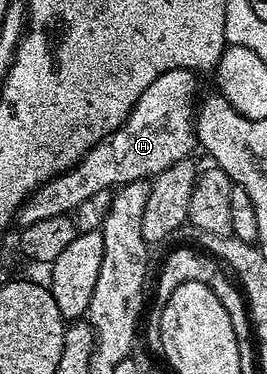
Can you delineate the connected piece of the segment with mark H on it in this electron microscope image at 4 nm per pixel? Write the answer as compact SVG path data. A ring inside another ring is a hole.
M171 69L158 75L158 79L154 79L154 83L150 83L150 87L146 87L146 91L142 91L138 103L119 127L105 135L79 163L67 169L65 173L59 173L57 177L52 177L29 195L27 201L20 206L19 224L25 226L30 223L38 223L38 219L51 219L53 215L71 214L83 201L90 199L90 195L95 195L97 191L115 190L126 183L155 179L162 171L166 171L166 167L191 158L193 156L192 148L195 150L198 145L196 77L197 74L190 69Z

